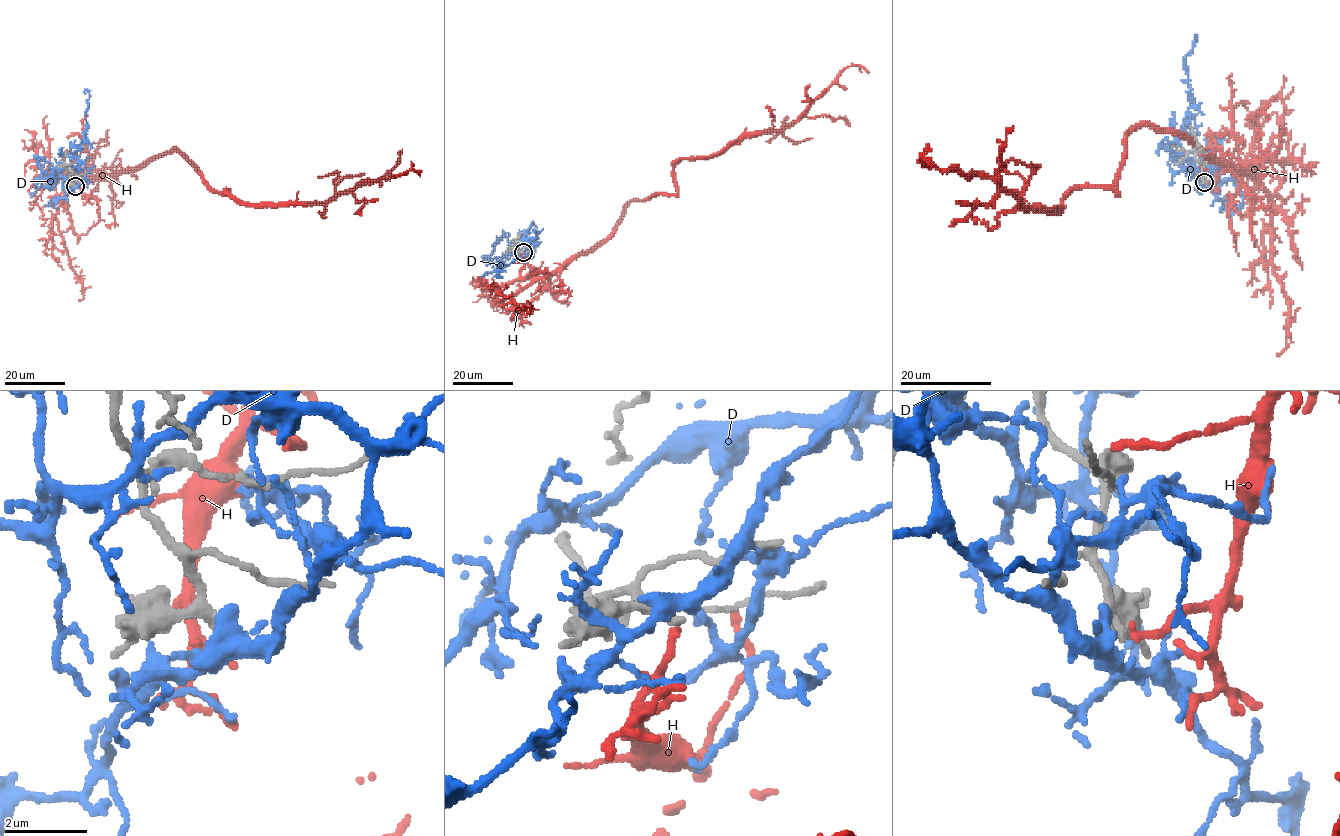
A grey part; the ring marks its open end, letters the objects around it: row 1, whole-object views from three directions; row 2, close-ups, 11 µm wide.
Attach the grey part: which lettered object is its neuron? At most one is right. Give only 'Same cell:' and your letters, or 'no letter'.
Same cell: no letter

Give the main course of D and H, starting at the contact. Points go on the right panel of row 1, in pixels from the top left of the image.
D: (1203, 181), (1200, 182), (1194, 159), (1170, 150), (1181, 136), (1190, 105), (1185, 57), (1195, 37), (1194, 42)
H: (1205, 182), (1222, 154), (1241, 163), (1152, 125), (1126, 136), (1115, 193), (1071, 187), (1060, 207), (932, 165)

